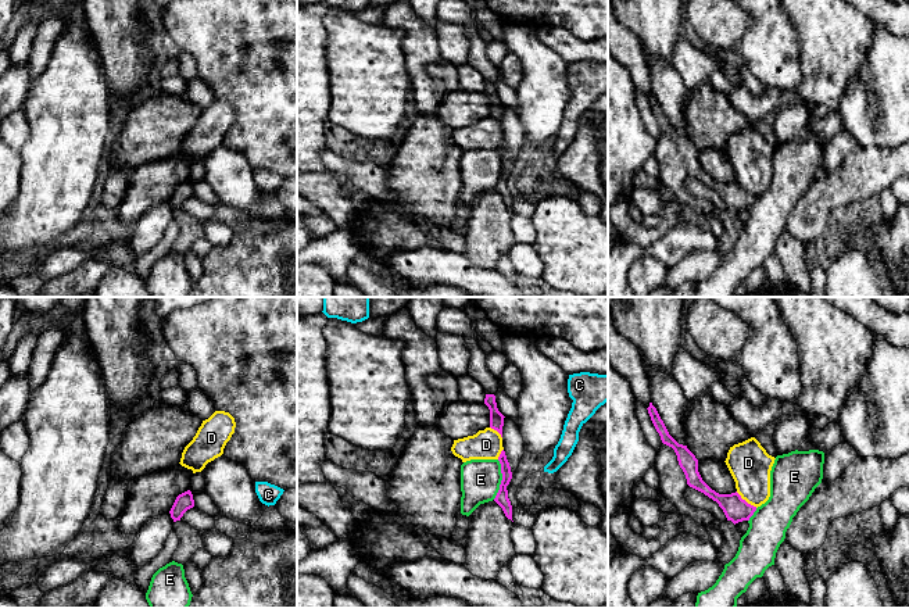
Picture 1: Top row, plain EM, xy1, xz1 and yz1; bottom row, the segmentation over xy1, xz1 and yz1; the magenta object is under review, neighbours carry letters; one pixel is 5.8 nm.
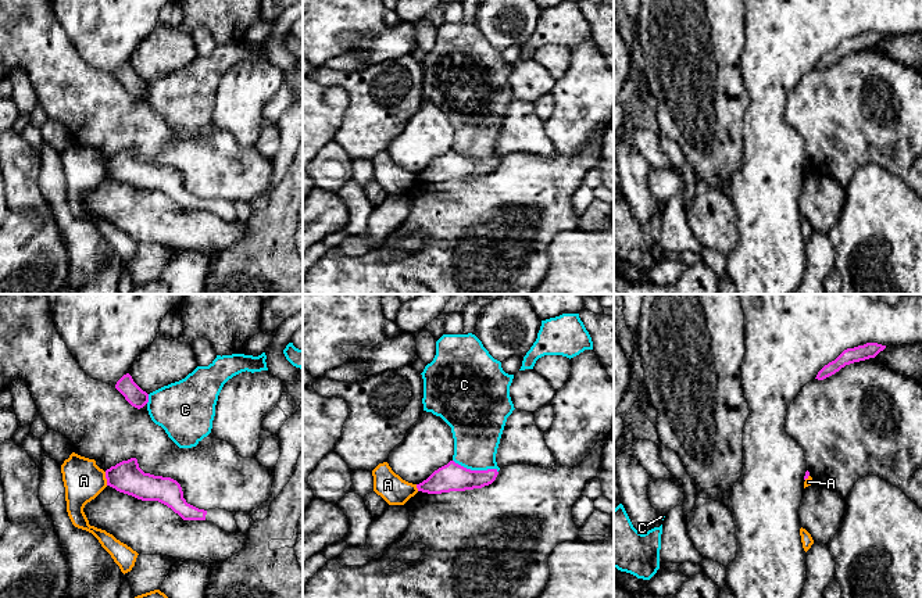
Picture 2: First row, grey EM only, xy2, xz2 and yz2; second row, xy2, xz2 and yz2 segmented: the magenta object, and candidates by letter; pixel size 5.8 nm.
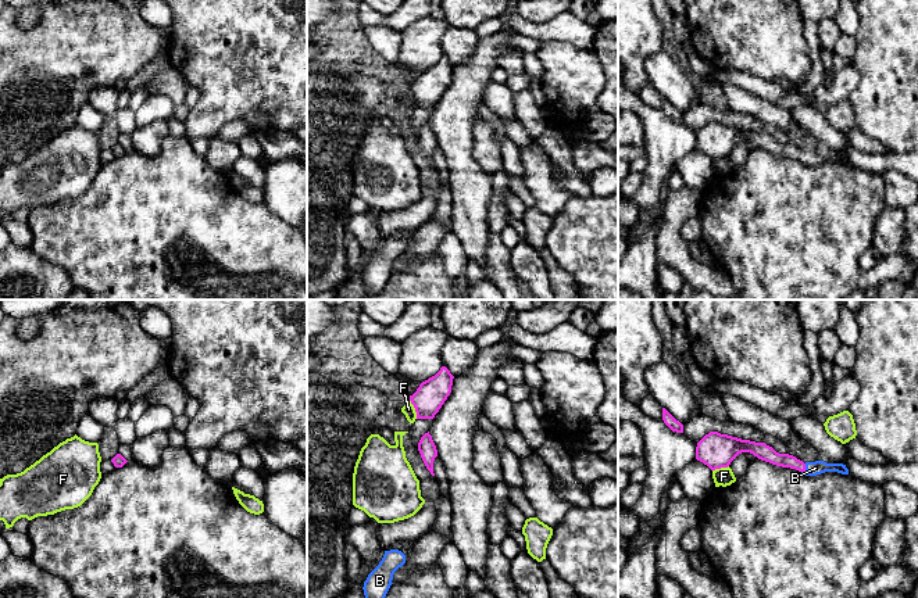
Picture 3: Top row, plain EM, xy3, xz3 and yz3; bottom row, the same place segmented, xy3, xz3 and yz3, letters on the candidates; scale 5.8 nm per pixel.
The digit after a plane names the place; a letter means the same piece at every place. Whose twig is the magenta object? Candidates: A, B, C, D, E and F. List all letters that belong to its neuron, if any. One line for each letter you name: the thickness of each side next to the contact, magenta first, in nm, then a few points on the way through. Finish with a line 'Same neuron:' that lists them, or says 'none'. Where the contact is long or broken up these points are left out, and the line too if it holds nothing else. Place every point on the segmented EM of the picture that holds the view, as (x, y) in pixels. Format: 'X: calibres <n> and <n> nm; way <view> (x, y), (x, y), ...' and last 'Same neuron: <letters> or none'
B: calibres 90 and 80 nm; way yz3 (764, 453), (804, 468), (815, 468)
Same neuron: B

